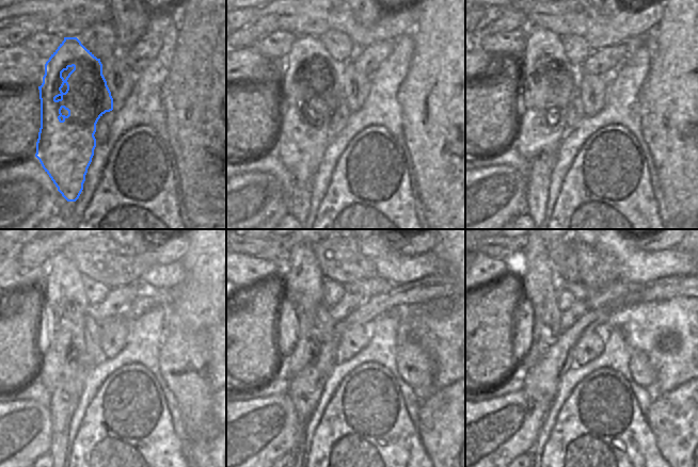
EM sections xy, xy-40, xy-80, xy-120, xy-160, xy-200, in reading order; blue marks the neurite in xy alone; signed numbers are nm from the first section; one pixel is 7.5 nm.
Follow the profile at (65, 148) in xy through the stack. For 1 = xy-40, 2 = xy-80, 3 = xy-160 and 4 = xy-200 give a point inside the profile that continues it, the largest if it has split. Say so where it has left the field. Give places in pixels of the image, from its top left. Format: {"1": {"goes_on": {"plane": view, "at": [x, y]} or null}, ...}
{"1": {"goes_on": {"plane": "xy-40", "at": [300, 147]}}, "2": {"goes_on": {"plane": "xy-80", "at": [533, 138]}}, "3": {"goes_on": {"plane": "xy-160", "at": [302, 288]}}, "4": {"goes_on": {"plane": "xy-200", "at": [539, 273]}}}

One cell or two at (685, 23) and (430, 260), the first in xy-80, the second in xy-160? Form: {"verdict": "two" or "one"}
{"verdict": "two"}

